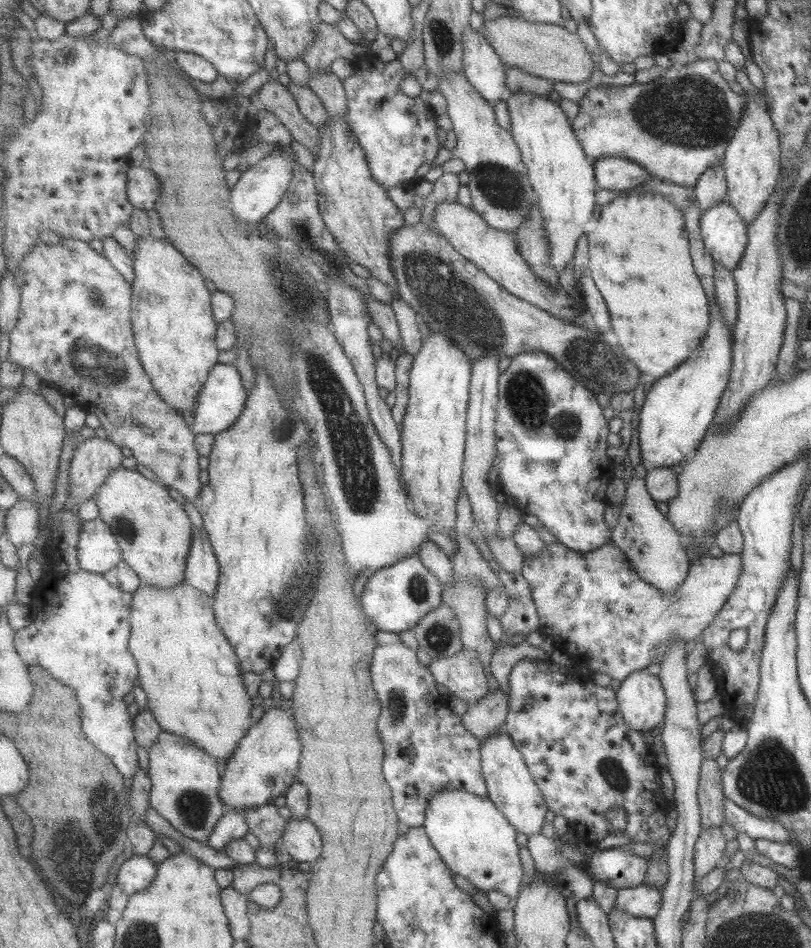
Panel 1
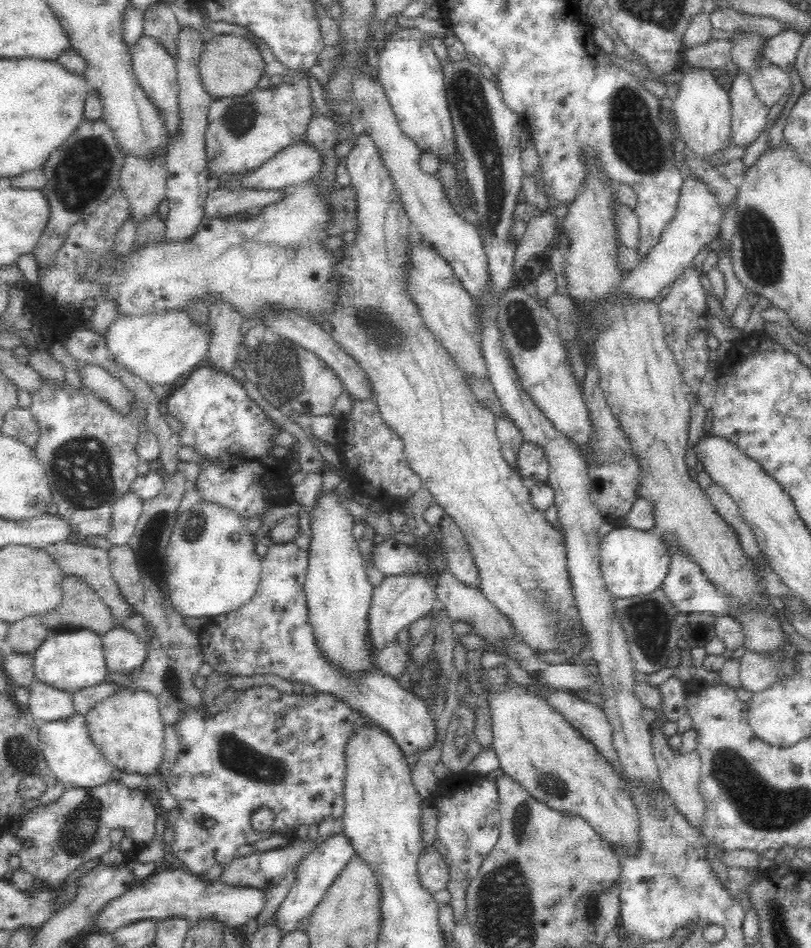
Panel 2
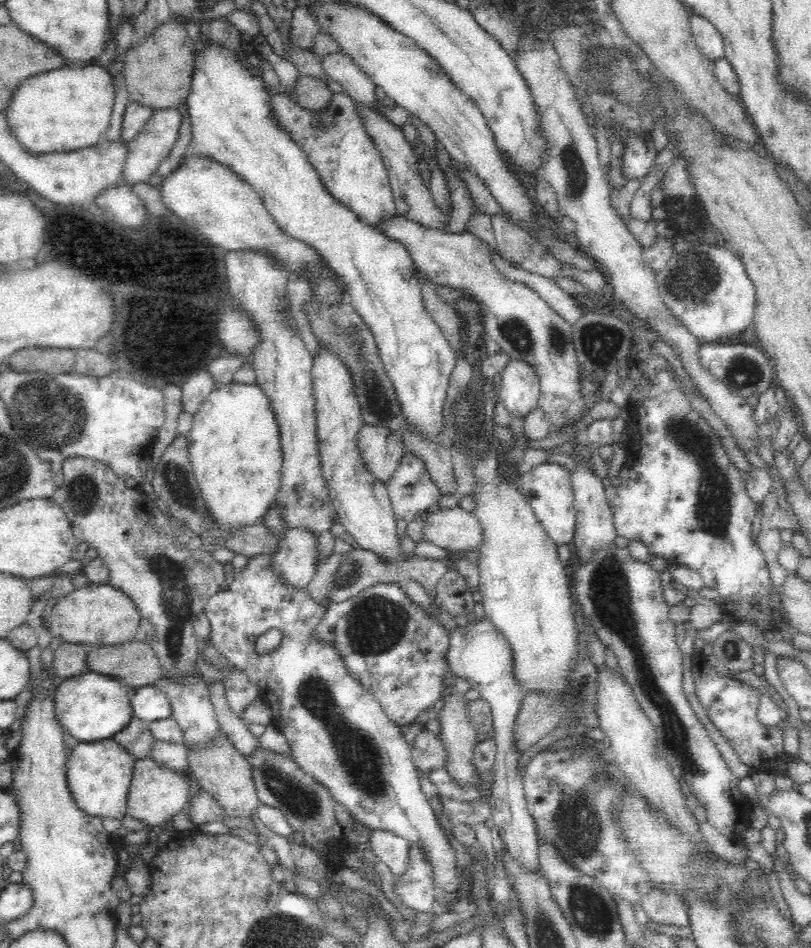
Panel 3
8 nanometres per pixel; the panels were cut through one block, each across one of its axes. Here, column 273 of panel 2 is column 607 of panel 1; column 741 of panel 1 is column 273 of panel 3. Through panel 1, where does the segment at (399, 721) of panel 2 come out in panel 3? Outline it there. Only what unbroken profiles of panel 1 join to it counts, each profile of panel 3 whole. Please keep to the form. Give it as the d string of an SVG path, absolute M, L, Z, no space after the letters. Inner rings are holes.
M307 528L285 530L271 560L272 572L282 584L292 588L307 588L310 584L319 560L315 551L317 536Z

